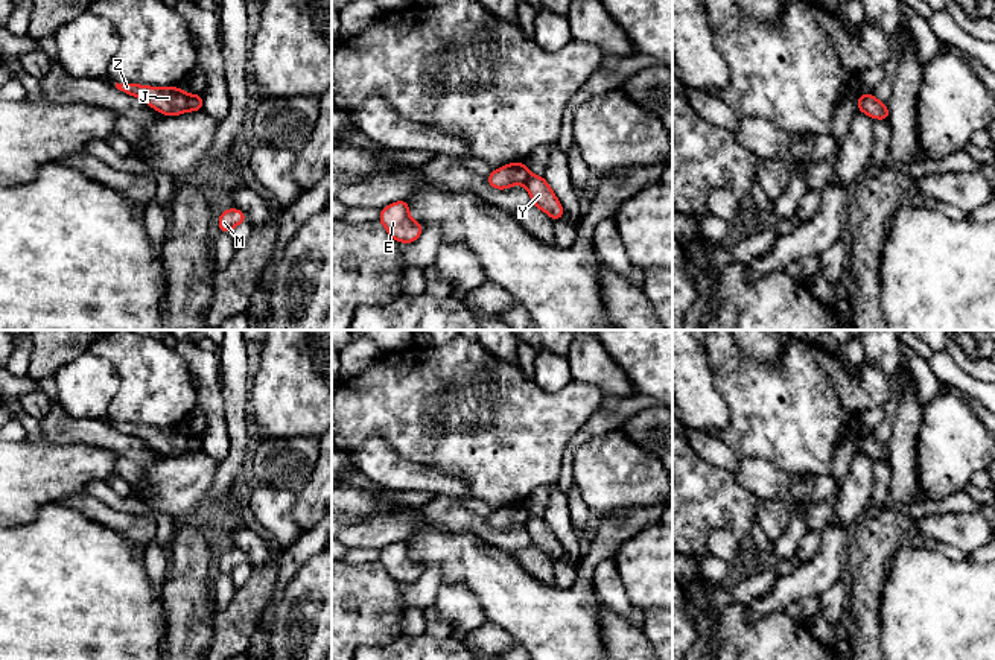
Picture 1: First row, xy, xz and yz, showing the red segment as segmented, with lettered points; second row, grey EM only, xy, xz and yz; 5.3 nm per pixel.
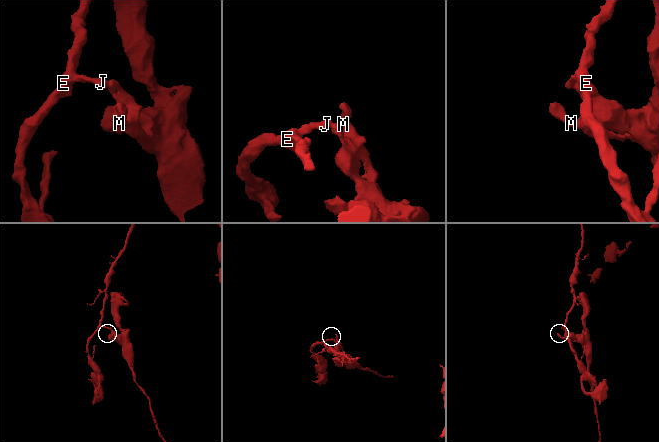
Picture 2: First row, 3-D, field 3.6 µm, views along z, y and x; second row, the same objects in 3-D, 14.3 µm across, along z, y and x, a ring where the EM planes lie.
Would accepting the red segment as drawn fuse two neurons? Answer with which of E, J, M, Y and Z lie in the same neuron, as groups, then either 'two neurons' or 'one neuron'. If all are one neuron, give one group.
E J Z / M Y; two neurons

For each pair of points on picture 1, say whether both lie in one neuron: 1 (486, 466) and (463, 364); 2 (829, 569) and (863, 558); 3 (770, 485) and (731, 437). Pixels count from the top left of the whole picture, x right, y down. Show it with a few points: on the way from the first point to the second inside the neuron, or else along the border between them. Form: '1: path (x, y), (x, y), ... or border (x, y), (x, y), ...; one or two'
1: path (486, 440), (486, 428), (463, 405), (463, 390); one
2: border (851, 531), (845, 552); two
3: border (738, 455), (769, 460), (781, 470); two

